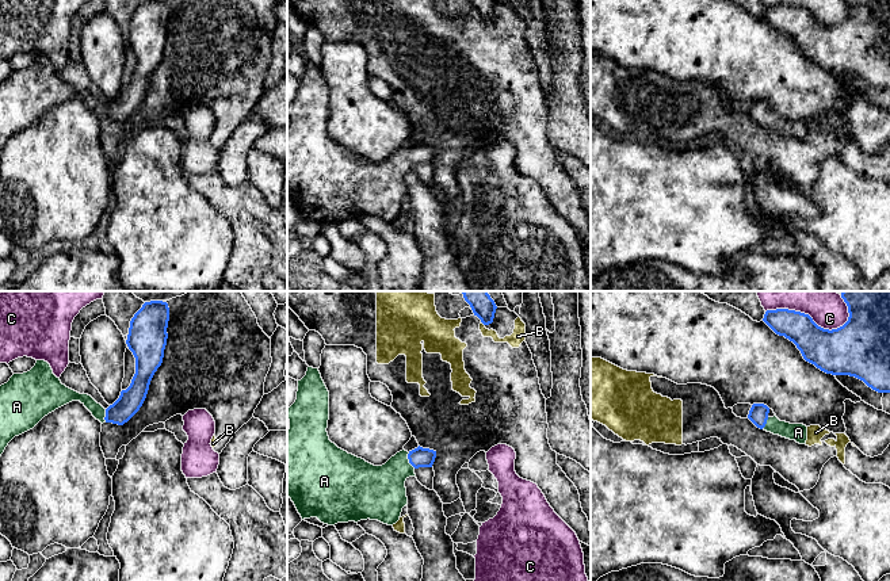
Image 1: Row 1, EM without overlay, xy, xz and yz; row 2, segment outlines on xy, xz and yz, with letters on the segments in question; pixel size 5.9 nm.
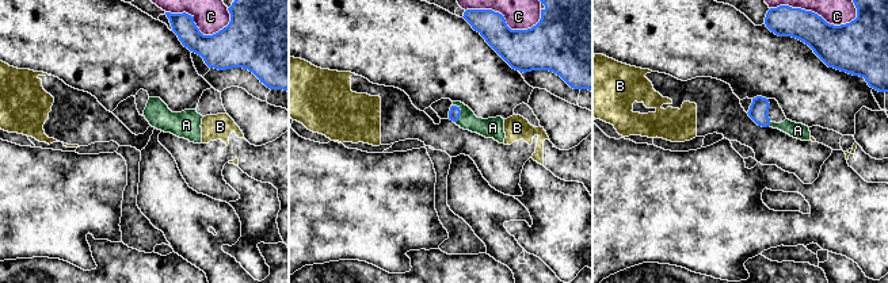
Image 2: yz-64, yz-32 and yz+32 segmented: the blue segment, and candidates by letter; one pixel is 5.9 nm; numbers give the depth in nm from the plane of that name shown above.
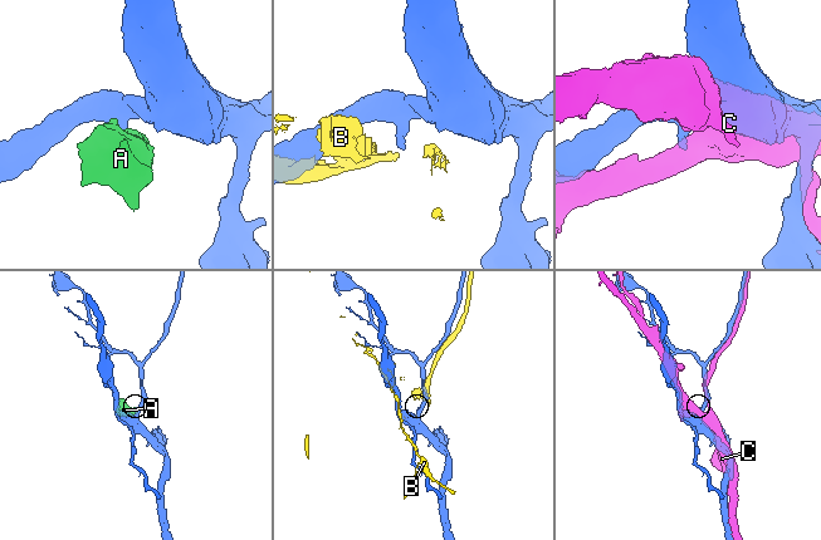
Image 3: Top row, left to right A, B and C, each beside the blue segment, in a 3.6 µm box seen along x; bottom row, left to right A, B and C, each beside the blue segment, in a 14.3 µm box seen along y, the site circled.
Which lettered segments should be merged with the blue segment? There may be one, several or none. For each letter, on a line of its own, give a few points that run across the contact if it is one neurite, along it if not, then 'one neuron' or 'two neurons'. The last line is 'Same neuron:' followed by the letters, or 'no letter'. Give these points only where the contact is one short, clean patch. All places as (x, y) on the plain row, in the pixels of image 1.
A: line xz (420, 153), (409, 157), (379, 187); one neuron
B: two neurons
C: two neurons
Same neuron: A

